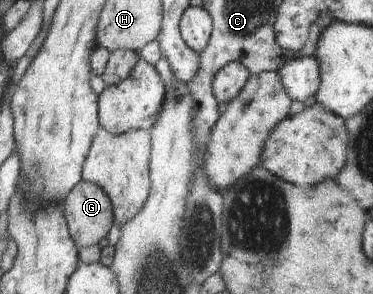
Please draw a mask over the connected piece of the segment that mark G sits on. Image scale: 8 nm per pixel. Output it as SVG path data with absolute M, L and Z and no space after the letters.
M84 180L64 201L66 216L79 247L101 243L116 223L112 197L101 184Z

